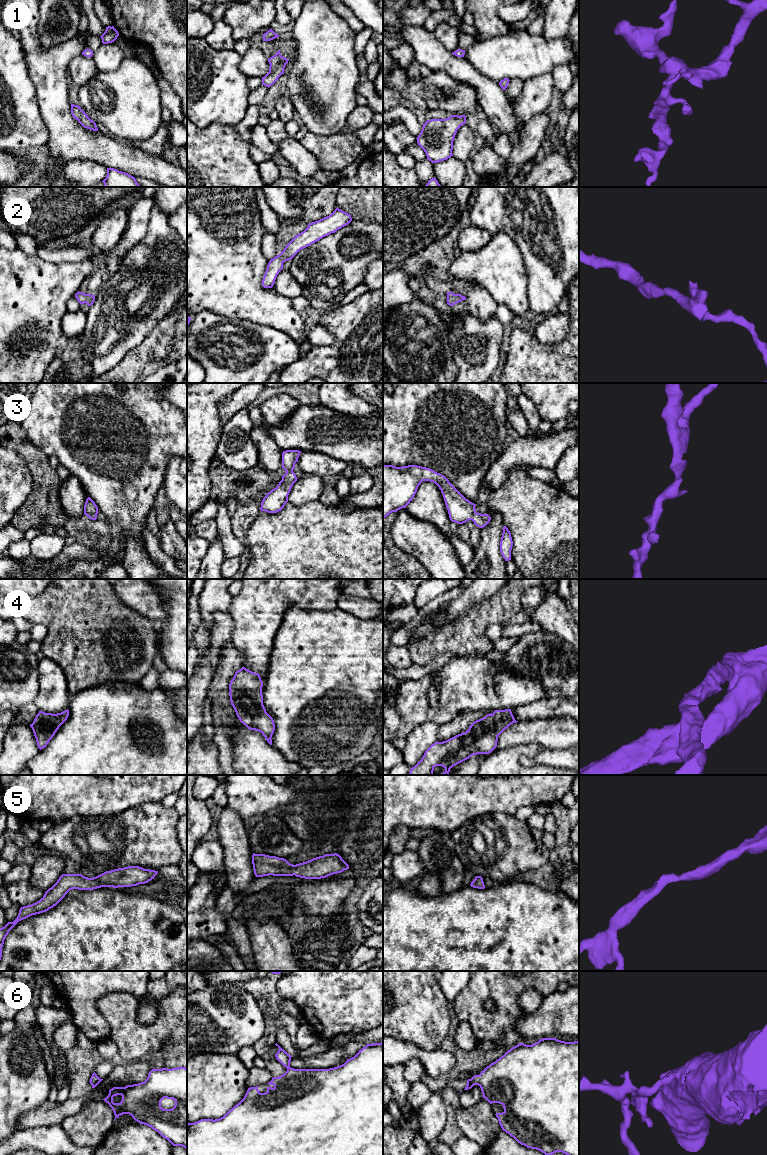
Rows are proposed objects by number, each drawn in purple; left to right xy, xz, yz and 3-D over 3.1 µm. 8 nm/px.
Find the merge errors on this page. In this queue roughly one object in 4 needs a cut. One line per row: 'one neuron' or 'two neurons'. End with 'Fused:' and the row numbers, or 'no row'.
1: one neuron
2: one neuron
3: one neuron
4: one neuron
5: one neuron
6: one neuron
Fused: no row

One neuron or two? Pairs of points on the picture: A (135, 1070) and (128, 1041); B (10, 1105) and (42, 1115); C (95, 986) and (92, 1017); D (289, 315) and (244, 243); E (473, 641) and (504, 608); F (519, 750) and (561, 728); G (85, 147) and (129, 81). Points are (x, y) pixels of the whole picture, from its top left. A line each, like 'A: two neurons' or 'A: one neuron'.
A: two neurons
B: two neurons
C: one neuron
D: one neuron
E: one neuron
F: two neurons
G: two neurons

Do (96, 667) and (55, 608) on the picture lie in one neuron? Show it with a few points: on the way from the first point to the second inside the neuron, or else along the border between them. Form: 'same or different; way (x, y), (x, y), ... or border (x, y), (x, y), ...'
same; way (96, 652), (96, 649), (70, 623)

